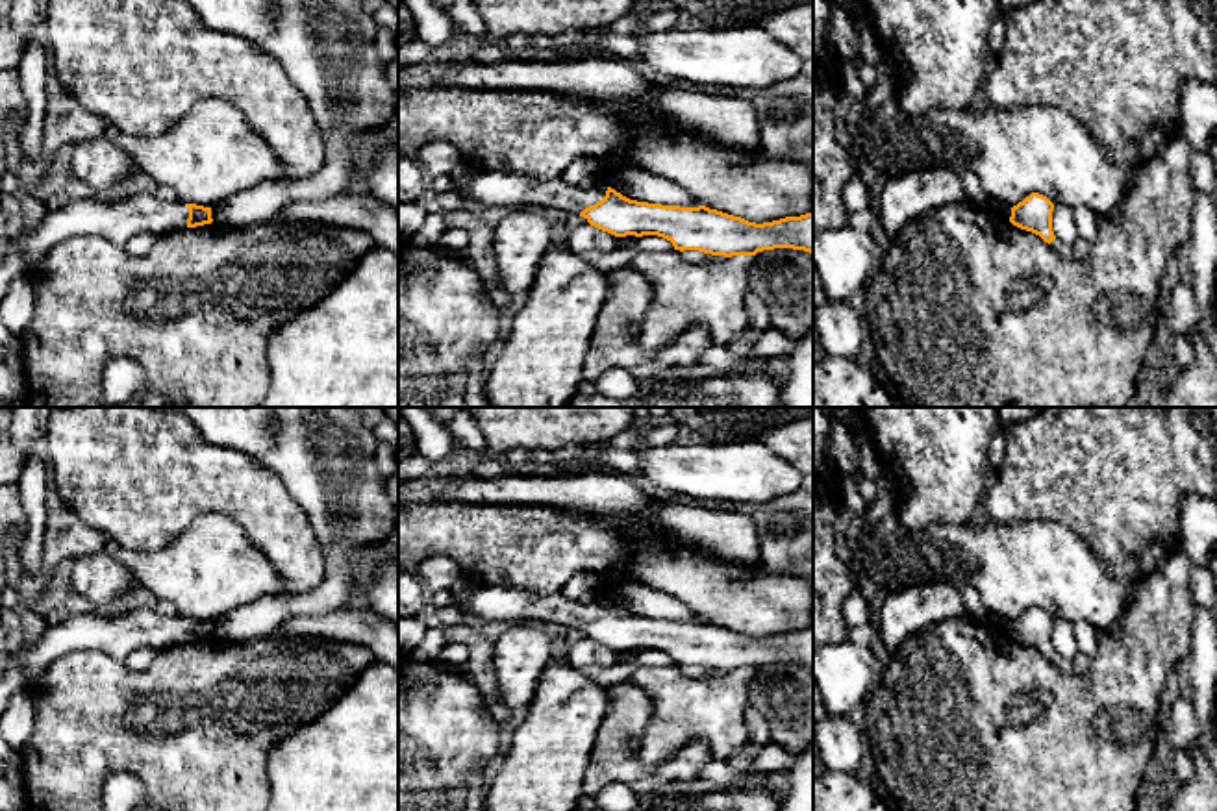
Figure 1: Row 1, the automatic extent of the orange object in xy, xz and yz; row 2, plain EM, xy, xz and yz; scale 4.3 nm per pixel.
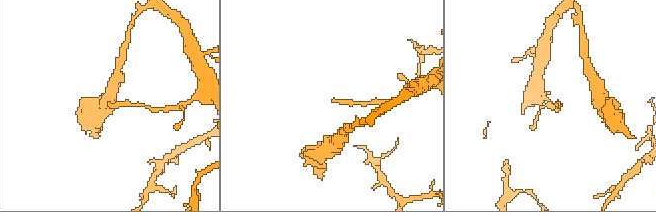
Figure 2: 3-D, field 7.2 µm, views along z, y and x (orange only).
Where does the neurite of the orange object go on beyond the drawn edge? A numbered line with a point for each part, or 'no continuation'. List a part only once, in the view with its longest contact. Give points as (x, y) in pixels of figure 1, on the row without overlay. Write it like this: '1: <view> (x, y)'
1: xz (506, 602)

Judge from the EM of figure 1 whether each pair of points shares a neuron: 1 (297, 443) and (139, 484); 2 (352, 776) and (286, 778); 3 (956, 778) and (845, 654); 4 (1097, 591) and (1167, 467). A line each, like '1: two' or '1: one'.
1: two
2: one
3: two
4: two

